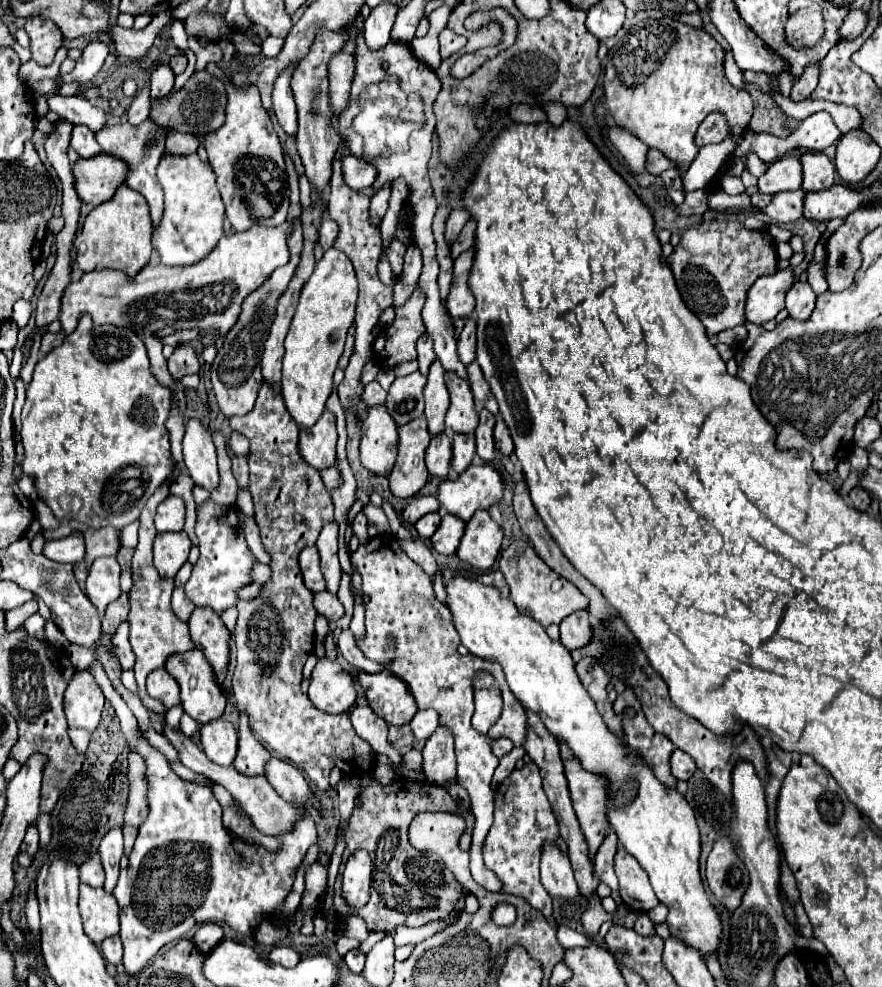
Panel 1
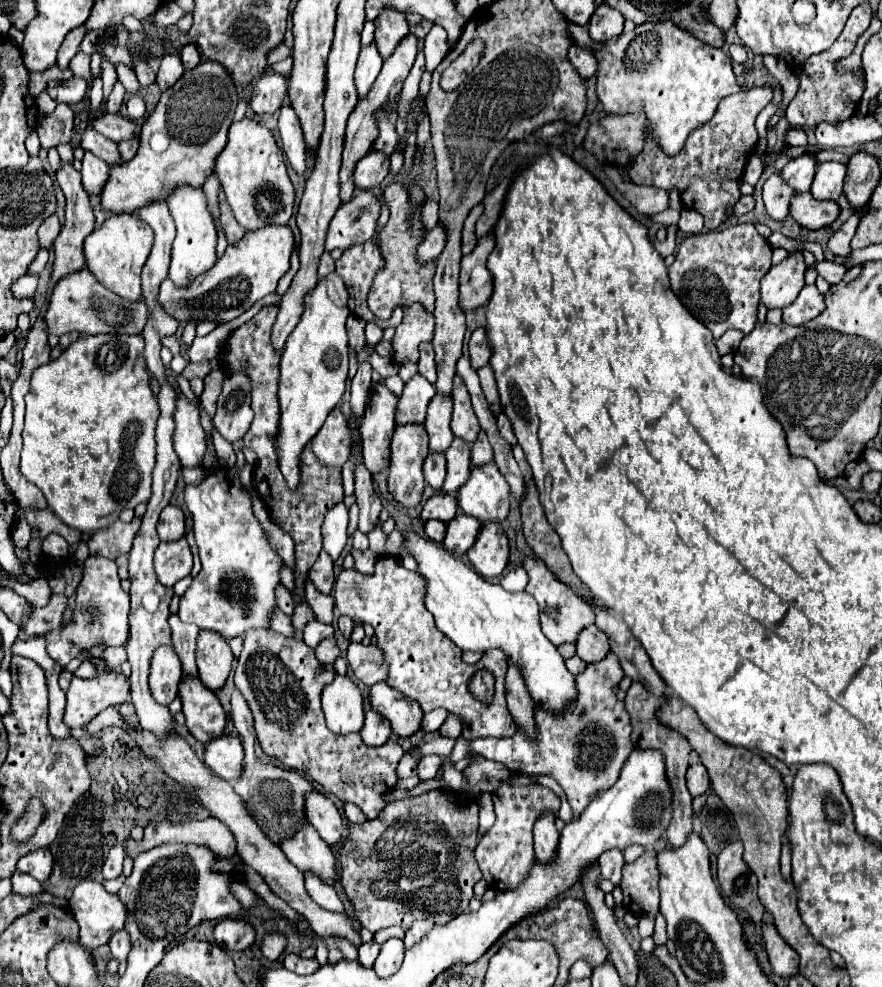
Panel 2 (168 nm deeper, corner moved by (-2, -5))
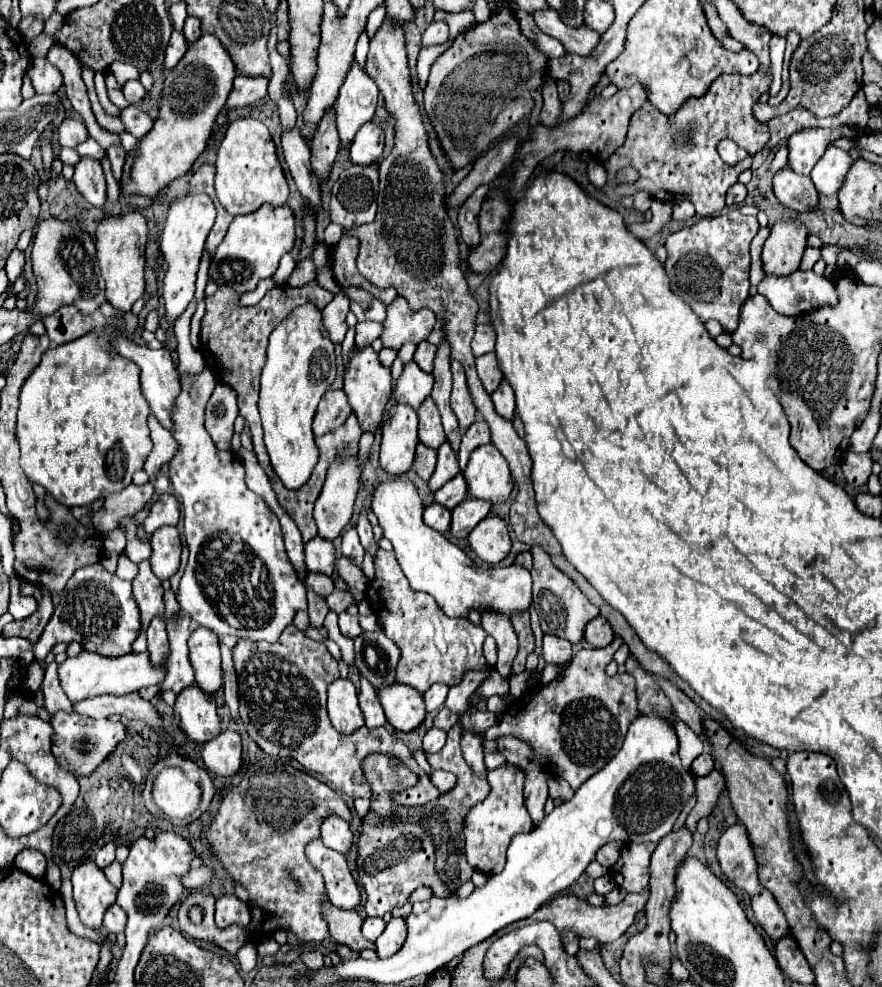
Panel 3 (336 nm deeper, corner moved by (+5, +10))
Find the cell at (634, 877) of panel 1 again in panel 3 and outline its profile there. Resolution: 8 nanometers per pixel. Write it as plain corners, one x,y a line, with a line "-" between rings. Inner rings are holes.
629,843
623,847
619,861
611,867
615,883
627,893
643,893
649,883
649,857
655,843

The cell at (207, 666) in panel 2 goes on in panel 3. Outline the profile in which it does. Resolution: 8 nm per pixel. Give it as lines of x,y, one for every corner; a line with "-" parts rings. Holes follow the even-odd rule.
197,627
191,633
189,657
195,669
195,683
205,693
215,693
223,683
219,637
205,627

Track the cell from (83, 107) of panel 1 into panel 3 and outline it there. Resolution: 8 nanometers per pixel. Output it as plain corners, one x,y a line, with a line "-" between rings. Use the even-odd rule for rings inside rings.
133,105
121,109
119,117
125,125
125,131
131,133
137,139
143,137
143,133
147,133
147,129
151,129
151,125
153,125
153,119
149,115
145,115
143,111
139,111
137,107
133,107

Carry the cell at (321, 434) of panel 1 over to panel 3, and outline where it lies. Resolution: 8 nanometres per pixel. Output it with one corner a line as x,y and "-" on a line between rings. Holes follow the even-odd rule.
329,389
317,407
315,419
313,419
313,433
315,437
329,433
331,429
337,429
343,425
343,421
351,415
351,407
347,403
345,391
333,391

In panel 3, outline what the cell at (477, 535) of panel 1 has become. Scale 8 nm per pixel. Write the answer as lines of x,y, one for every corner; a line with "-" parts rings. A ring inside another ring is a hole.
487,515
467,537
471,551
485,563
499,563
511,549
507,525
497,515

